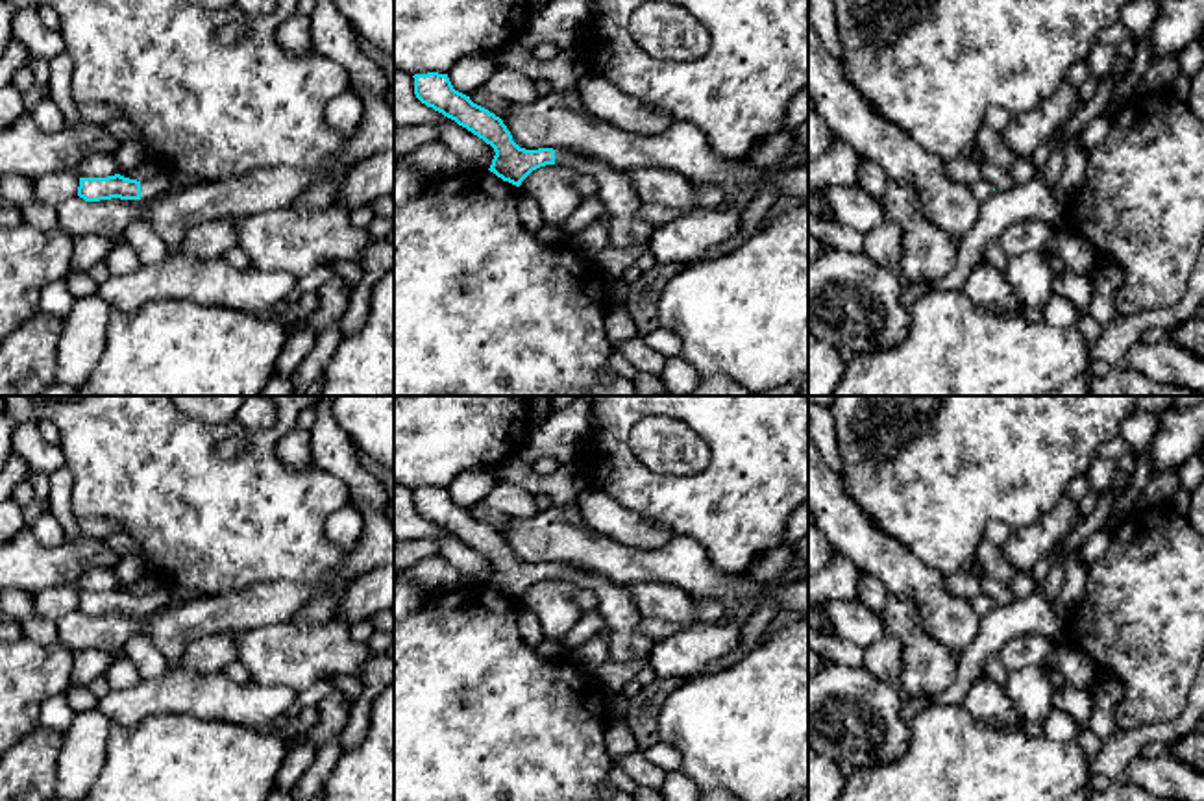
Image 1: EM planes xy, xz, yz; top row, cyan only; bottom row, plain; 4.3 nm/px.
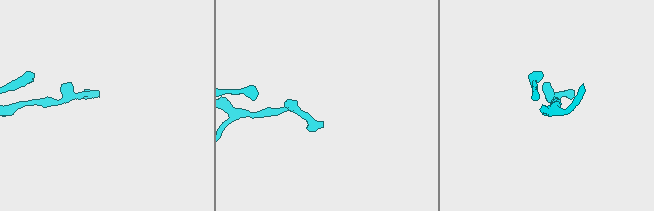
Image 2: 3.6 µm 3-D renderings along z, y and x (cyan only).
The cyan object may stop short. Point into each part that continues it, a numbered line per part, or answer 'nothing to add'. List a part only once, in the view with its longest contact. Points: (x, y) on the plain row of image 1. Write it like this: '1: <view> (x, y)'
1: xy (167, 592)

